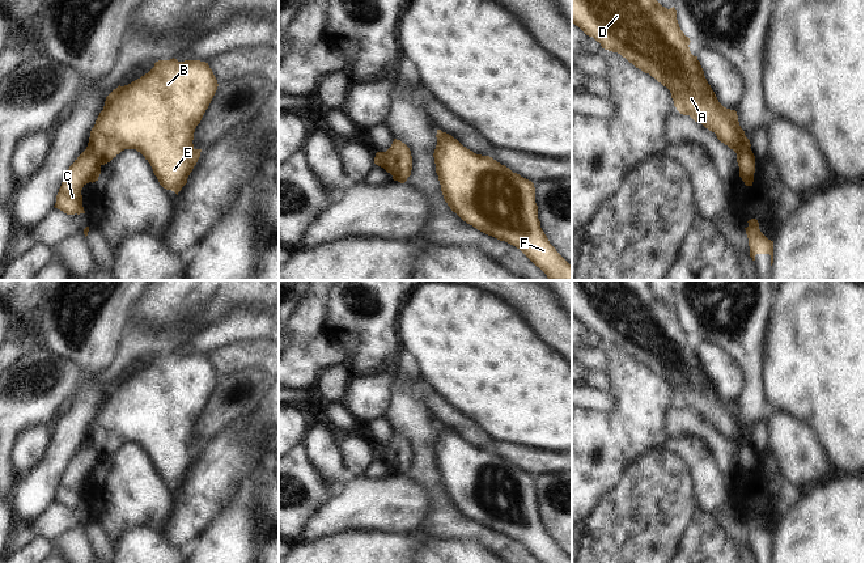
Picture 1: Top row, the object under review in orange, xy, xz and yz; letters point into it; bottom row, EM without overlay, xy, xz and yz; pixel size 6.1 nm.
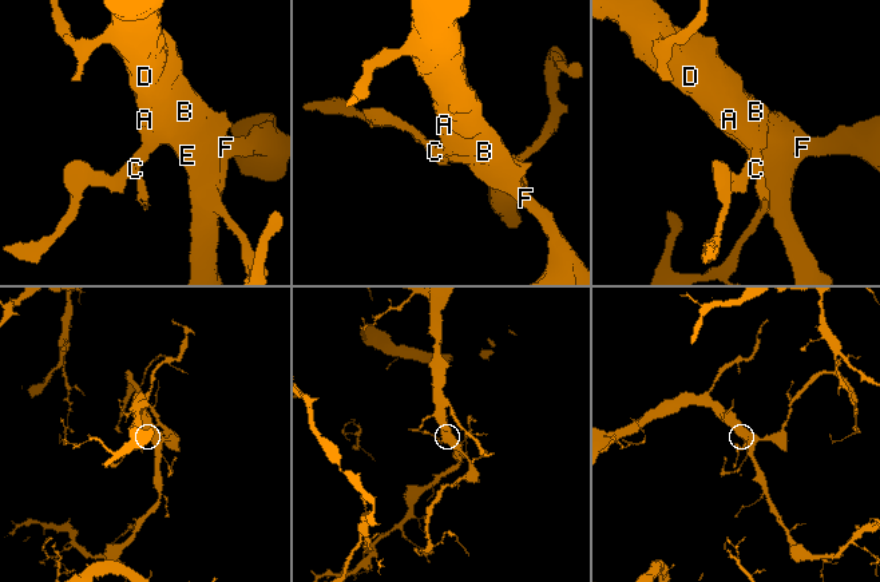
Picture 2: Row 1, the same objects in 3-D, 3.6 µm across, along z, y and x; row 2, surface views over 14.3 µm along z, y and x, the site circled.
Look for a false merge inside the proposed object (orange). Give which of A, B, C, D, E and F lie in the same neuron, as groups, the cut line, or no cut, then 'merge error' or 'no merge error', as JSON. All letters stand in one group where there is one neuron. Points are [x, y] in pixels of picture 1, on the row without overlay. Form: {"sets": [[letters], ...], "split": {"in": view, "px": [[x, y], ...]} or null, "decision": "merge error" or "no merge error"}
{"sets": [["A", "B", "D", "E", "F"], ["C"]], "split": {"in": "xy", "px": [[87, 441], [101, 457]]}, "decision": "merge error"}

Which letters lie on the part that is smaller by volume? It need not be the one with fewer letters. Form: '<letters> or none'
C

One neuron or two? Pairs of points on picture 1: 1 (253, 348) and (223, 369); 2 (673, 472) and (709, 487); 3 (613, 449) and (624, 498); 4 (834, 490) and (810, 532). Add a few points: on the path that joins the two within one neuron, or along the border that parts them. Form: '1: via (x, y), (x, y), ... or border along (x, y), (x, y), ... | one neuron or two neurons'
1: via (245, 354), (237, 355), (230, 362) | one neuron
2: border along (677, 454), (681, 454), (690, 466), (699, 506) | two neurons
3: border along (640, 456), (627, 466), (619, 482), (600, 502) | two neurons
4: via (834, 500), (834, 508), (821, 521) | one neuron

